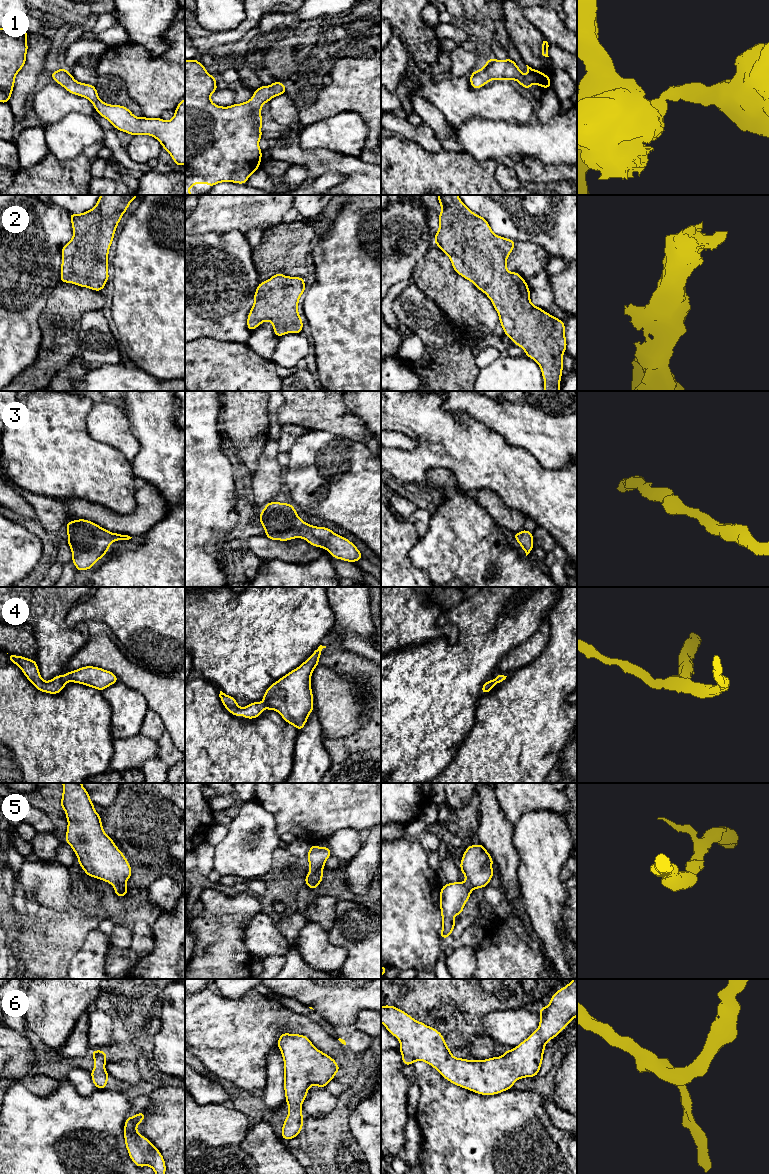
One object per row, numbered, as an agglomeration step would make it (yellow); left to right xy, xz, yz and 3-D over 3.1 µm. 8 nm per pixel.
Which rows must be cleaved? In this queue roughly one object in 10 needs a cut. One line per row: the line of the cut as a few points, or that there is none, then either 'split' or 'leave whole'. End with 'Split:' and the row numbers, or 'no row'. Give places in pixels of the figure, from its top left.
1: cut none; leave whole
2: cut none; leave whole
3: cut none; leave whole
4: cut none; leave whole
5: cut none; leave whole
6: cut none; leave whole
Split: no row

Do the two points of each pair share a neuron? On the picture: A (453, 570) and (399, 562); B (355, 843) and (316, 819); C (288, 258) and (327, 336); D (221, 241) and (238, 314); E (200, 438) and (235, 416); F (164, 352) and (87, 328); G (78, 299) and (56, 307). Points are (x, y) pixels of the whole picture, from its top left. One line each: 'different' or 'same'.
A: different
B: different
C: different
D: same
E: different
F: different
G: same

